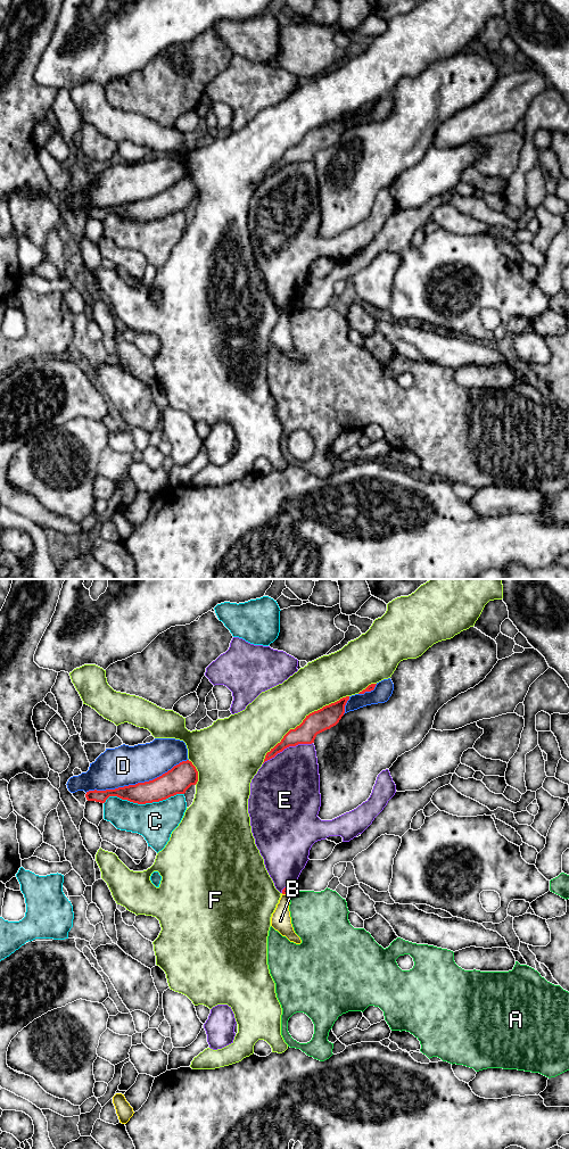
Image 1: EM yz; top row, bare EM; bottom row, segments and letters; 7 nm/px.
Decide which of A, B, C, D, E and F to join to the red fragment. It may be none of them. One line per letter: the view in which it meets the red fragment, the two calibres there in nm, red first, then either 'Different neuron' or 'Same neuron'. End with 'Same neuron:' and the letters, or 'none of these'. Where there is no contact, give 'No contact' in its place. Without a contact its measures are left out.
A: Touches red in yz. Thickness 60 nm (red) against 360 nm. Different neuron
B: Touches red in yz. Thickness 60 nm (red) against 140 nm. Different neuron
C: Touches red in yz. Thickness 170 nm (red) against 280 nm. Different neuron
D: Touches red in yz. Thickness 170 nm (red) against 280 nm. Different neuron
E: Touches red in yz. Thickness 150 nm (red) against 420 nm. Different neuron
F: Touches red in yz. Thickness 160 nm (red) against 320 nm. Different neuron
Same neuron: none of these

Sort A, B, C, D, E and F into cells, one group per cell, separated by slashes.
A / B / C / D / E / F

